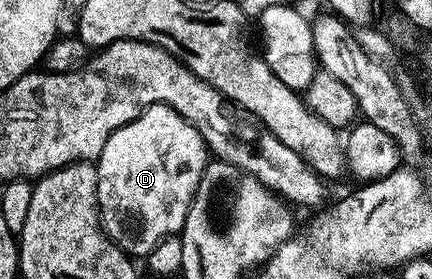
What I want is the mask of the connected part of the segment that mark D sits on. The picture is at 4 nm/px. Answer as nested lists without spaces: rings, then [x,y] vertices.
[[[163,103],[141,108],[138,117],[121,129],[114,130],[110,139],[106,139],[106,147],[102,147],[95,162],[94,205],[98,210],[98,221],[103,232],[133,258],[147,258],[162,238],[179,234],[183,230],[190,203],[209,160],[208,146],[187,117]]]

